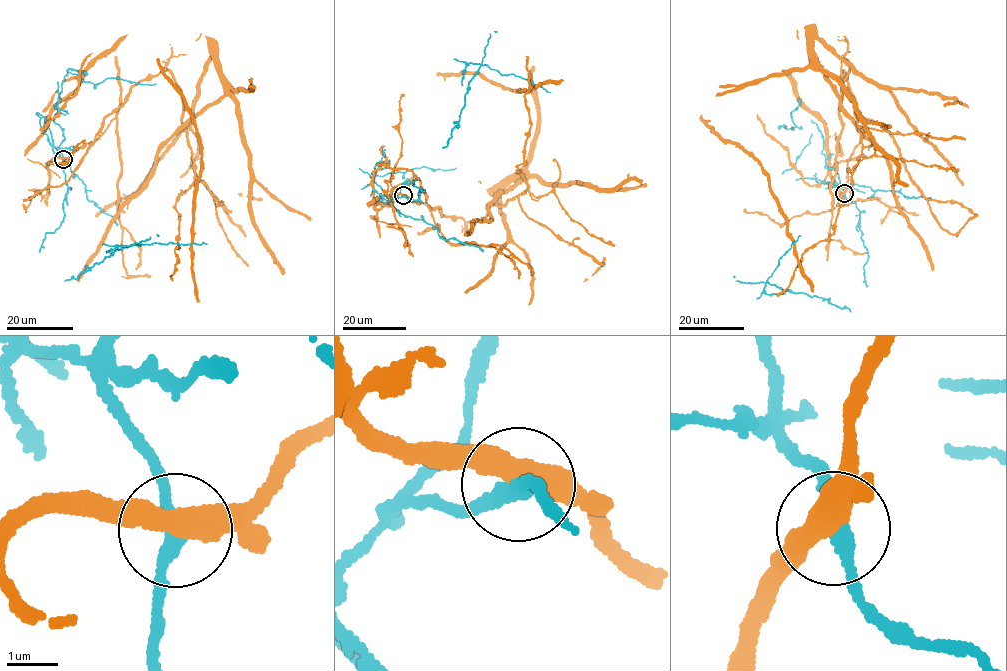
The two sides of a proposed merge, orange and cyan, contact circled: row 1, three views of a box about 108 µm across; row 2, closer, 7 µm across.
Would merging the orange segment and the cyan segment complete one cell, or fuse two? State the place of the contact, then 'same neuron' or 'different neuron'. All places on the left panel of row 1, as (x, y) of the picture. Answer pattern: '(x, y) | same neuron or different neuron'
(63, 159) | different neuron

